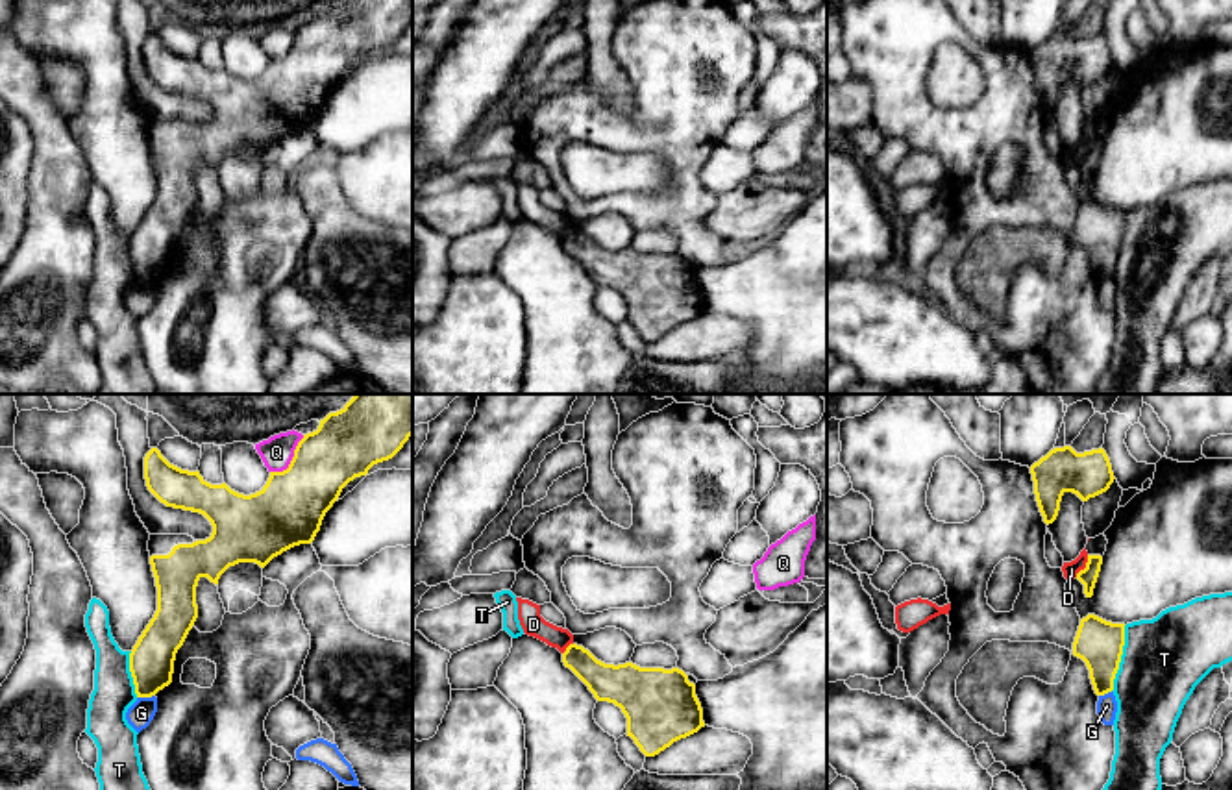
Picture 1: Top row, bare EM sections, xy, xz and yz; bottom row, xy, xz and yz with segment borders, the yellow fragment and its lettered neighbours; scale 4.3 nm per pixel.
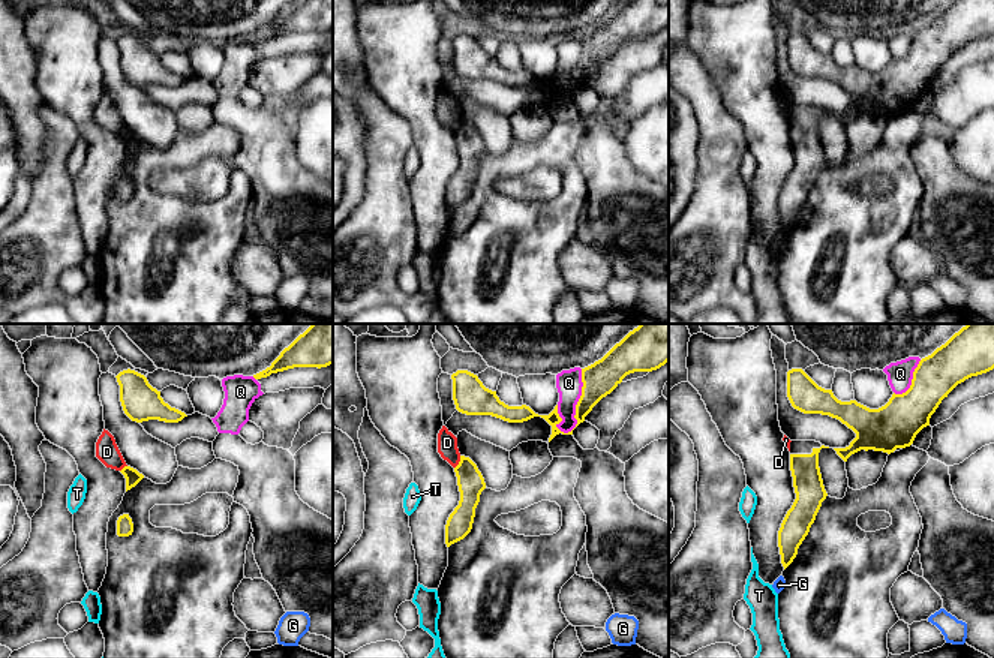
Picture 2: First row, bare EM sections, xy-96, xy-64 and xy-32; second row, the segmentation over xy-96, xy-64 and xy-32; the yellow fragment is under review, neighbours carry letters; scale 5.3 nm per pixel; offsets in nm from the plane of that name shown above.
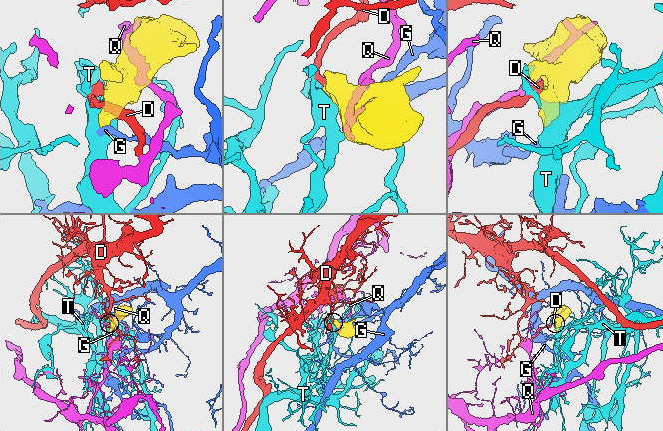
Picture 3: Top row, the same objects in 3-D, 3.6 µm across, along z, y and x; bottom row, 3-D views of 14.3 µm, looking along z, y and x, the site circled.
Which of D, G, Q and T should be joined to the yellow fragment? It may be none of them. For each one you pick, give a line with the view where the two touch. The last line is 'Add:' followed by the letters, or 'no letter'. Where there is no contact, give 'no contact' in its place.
Add: no letter

